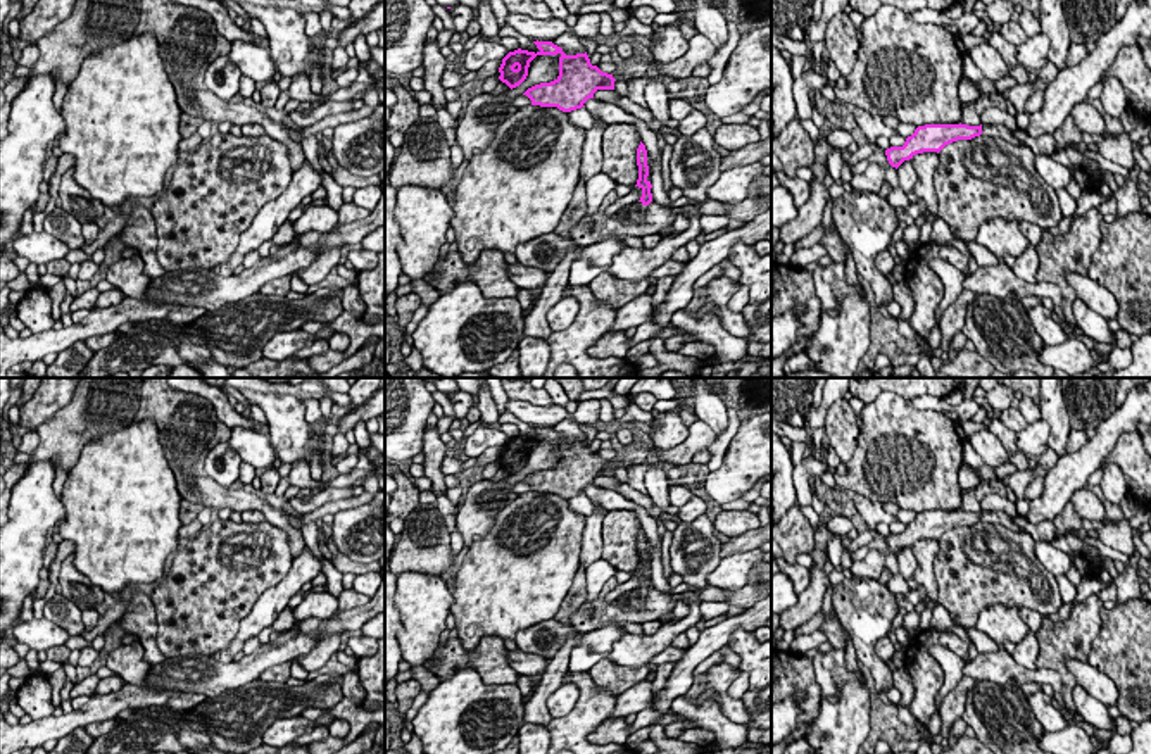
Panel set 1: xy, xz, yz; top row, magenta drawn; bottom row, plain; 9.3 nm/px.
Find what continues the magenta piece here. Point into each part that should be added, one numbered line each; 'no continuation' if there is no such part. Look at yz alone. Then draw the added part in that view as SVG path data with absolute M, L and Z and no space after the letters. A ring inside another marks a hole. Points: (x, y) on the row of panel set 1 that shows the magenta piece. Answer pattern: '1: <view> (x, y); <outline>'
1: yz (987, 130); M982 124L982 136L1003 138L1013 145L1023 145L1011 129L1003 124Z

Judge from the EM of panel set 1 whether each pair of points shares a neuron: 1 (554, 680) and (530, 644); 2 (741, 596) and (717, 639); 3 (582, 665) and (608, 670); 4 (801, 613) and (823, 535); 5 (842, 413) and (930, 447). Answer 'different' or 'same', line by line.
1: different
2: different
3: different
4: same
5: different

